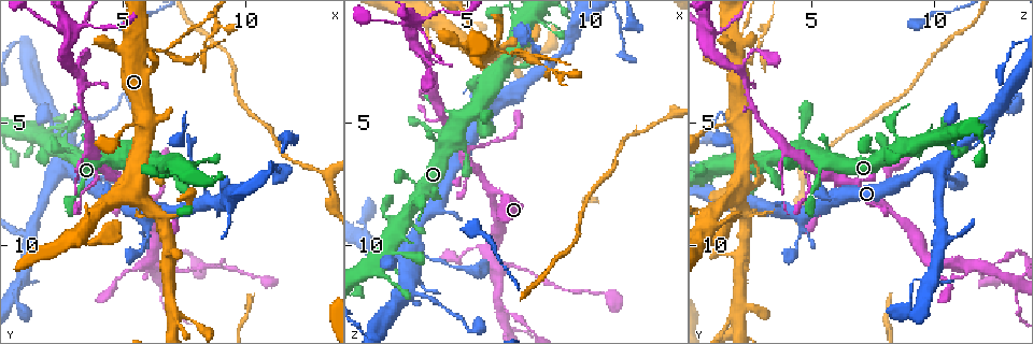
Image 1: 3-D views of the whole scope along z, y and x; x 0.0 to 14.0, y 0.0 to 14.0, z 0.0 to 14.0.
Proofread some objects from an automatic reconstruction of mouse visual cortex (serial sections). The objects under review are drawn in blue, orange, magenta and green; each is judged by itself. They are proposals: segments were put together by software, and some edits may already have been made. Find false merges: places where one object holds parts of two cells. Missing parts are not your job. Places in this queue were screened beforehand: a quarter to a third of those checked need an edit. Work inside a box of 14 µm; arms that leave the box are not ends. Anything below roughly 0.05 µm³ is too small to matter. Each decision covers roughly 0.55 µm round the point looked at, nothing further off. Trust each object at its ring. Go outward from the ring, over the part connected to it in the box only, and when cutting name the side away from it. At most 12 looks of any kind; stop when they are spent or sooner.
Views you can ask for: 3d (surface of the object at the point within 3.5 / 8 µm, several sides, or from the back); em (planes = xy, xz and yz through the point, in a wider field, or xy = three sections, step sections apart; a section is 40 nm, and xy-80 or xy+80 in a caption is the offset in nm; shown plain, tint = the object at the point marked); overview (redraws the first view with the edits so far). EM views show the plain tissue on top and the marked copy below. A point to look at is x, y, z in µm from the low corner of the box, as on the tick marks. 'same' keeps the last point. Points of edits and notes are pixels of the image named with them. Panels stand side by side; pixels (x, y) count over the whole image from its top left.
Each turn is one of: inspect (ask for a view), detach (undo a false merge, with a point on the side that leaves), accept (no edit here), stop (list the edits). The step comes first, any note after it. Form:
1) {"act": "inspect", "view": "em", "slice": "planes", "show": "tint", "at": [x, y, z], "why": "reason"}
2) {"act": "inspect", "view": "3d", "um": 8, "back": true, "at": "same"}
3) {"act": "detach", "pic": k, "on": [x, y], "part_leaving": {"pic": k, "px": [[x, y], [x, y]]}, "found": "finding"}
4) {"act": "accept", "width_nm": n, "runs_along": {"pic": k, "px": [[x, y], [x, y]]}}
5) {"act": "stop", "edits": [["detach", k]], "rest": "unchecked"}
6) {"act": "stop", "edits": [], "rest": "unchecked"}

{"act": "inspect", "view": "3d", "um": 3.5, "back": true, "at": [6.1, 8.2, 7.7], "why": "sharp bend"}

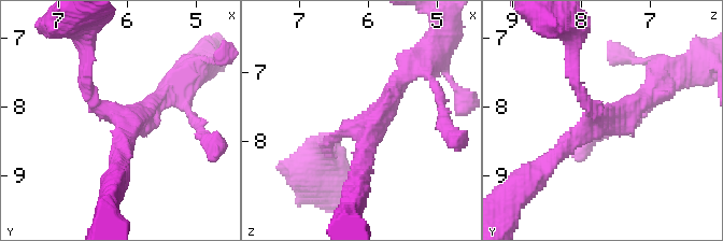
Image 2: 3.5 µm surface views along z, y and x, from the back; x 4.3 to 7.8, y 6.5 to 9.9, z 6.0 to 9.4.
{"act": "inspect", "view": "em", "slice": "xy", "step": 5, "show": "tint", "at": [6.05, 8.15, 7.75], "arms": 3, "arm_widths_nm": [150, 250, 250]}

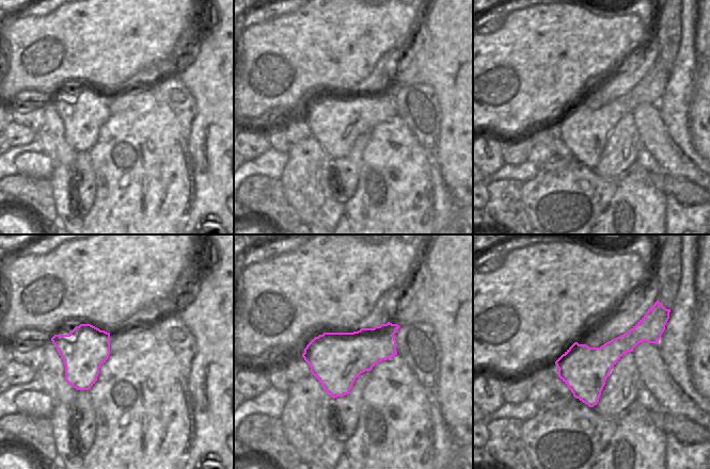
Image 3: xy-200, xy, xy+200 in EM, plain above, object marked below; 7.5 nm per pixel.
{"act": "accept", "runs_along": {"pic": 2, "px": [[327, 153], [402, 76]]}, "found": "one cell here"}

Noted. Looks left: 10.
{"act": "inspect", "view": "3d", "um": 3.5, "at": [6.4, 10.7, 11.1], "why": "sharp bend"}

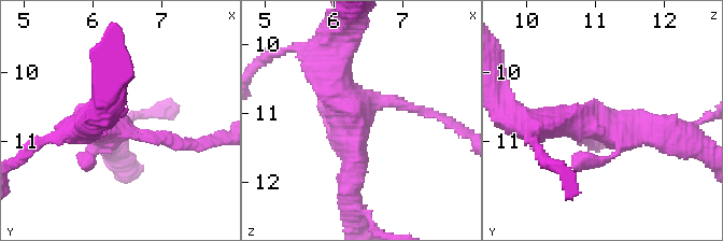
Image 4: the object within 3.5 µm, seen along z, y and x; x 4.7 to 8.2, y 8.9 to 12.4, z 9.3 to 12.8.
{"act": "inspect", "view": "em", "slice": "xy", "step": 1, "show": "tint", "at": [6.35, 10.75, 11.05], "why": "need the tissue"}

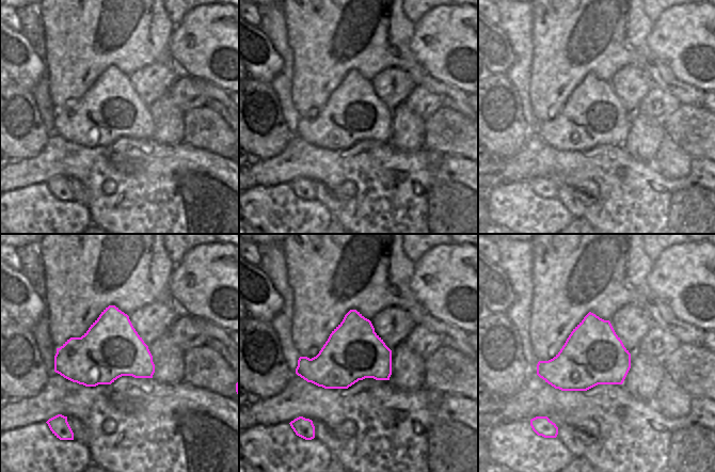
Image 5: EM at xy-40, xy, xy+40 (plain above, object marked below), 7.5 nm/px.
{"act": "accept", "width_nm": 440, "runs_along": {"pic": 4, "px": [[325, 59], [358, 117], [349, 186]]}, "found": "continuous, no second cell"}

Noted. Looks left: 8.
{"act": "inspect", "view": "3d", "um": 3.5, "at": [2.8, 5.3, 11.9], "why": "branch point"}

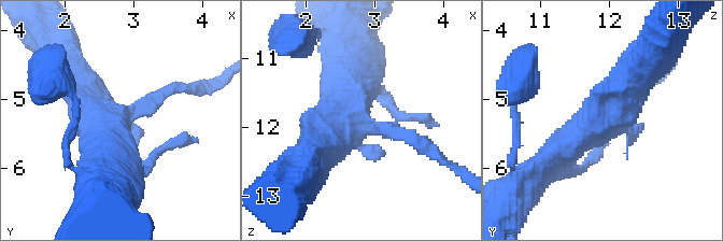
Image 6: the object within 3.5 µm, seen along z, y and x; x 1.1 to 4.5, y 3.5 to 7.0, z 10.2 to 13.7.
{"act": "inspect", "view": "em", "slice": "xy", "step": 3, "show": "tint", "at": [2.80, 5.30, 11.95], "why": "shape alone is not enough"}

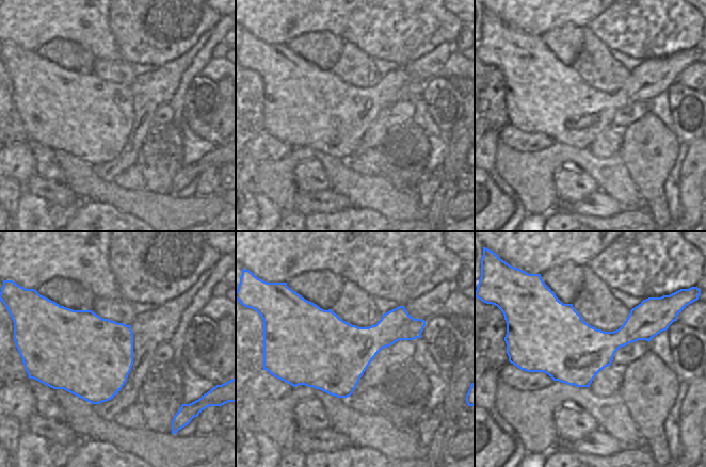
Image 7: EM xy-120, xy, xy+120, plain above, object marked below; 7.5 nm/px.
{"act": "accept", "runs_along": {"pic": 6, "px": [[539, 170], [613, 111], [635, 74]]}, "found": "all the same cell"}

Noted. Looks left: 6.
{"act": "inspect", "view": "3d", "um": 8, "at": [6.6, 2.0, 2.2], "why": "three-way junction"}

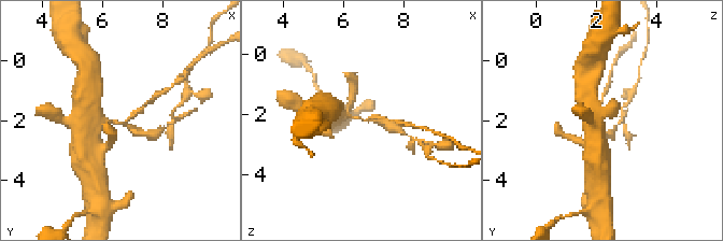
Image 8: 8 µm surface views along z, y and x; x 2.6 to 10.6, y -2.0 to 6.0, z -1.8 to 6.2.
{"act": "inspect", "view": "em", "slice": "xy", "step": 3, "show": "tint", "at": [6.6, 2.1, 2.2], "arms": 3, "arm_widths_nm": [150, 200, 400]}

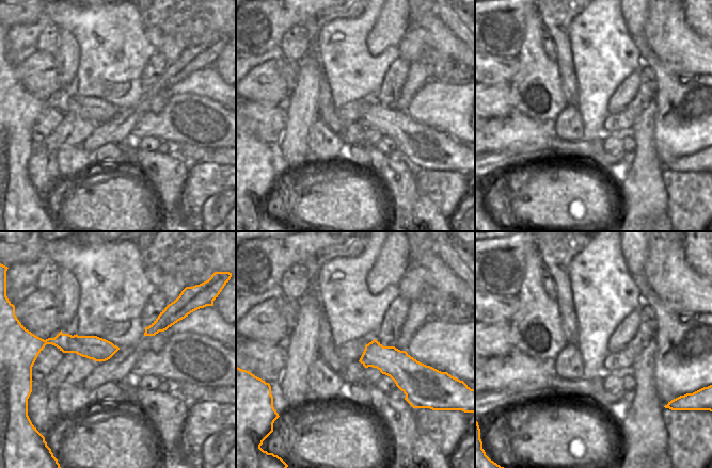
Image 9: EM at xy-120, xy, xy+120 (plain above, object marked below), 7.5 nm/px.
{"act": "detach", "pic": 8, "on": [138, 130], "border": {"pic": 9, "px": [[101, 339], [112, 348], [114, 353]]}, "found": "two cells meet here"}

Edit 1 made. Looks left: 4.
{"act": "inspect", "view": "3d", "um": 8, "at": [8.4, 8.2, 2.6], "why": "sharp bend"}

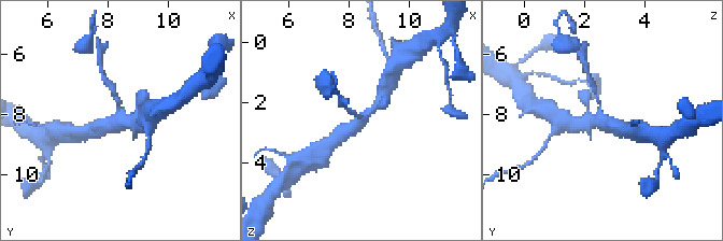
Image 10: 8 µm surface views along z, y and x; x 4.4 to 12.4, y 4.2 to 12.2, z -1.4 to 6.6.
{"act": "inspect", "view": "3d", "um": 3.5, "at": [8.4, 8.3, 2.6], "why": "closer look"}

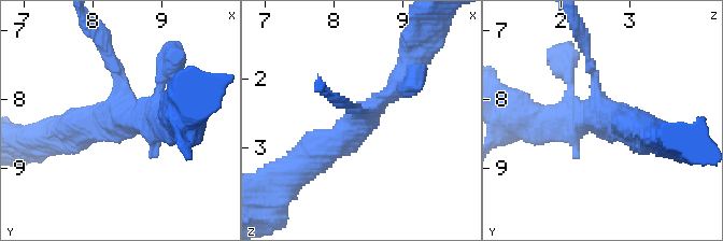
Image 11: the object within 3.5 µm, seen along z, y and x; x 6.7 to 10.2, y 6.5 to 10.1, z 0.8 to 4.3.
{"act": "inspect", "view": "em", "slice": "xy", "step": 3, "show": "tint", "at": [8.40, 8.30, 2.65], "why": "now the EM"}

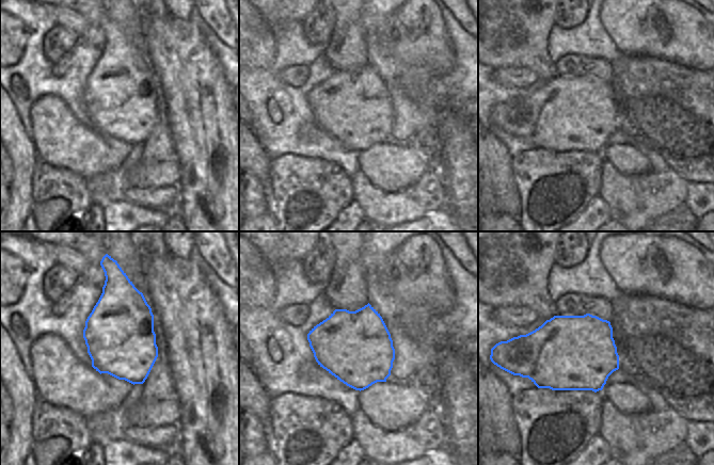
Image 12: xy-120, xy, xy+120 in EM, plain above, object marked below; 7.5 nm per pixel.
{"act": "accept", "arm_widths_nm": [150, 350, 450], "found": "all the same cell"}

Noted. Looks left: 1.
{"act": "stop", "edits": [["detach", 8]], "rest": "unchecked"}

